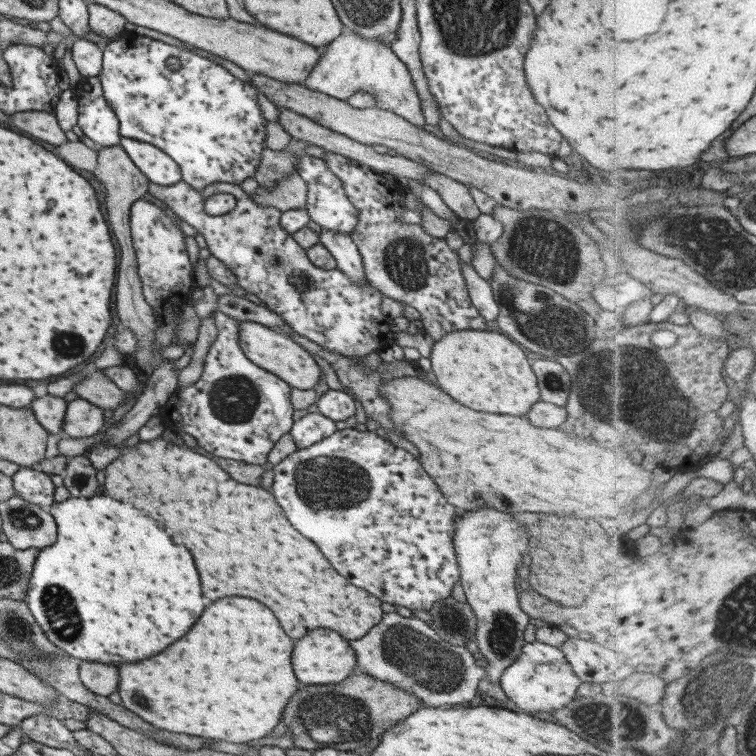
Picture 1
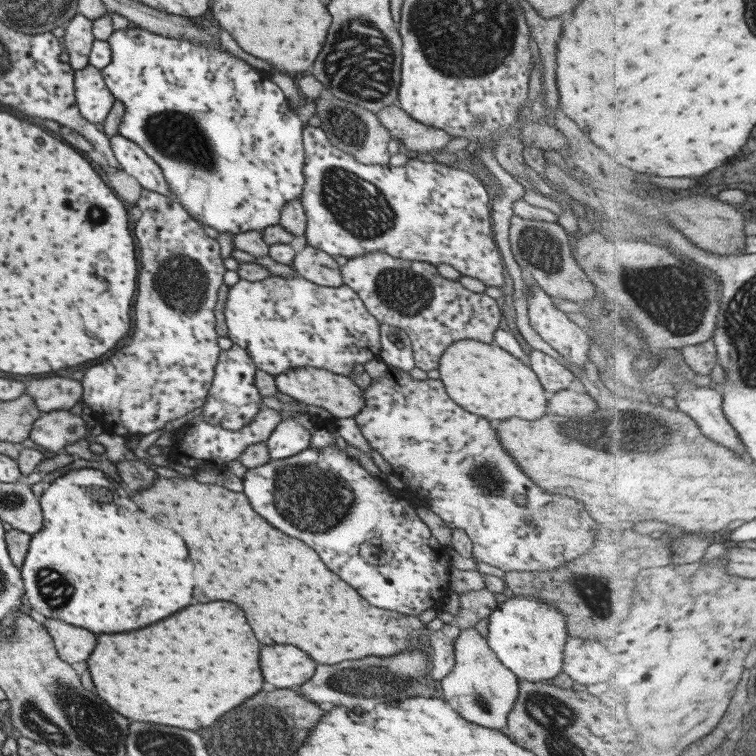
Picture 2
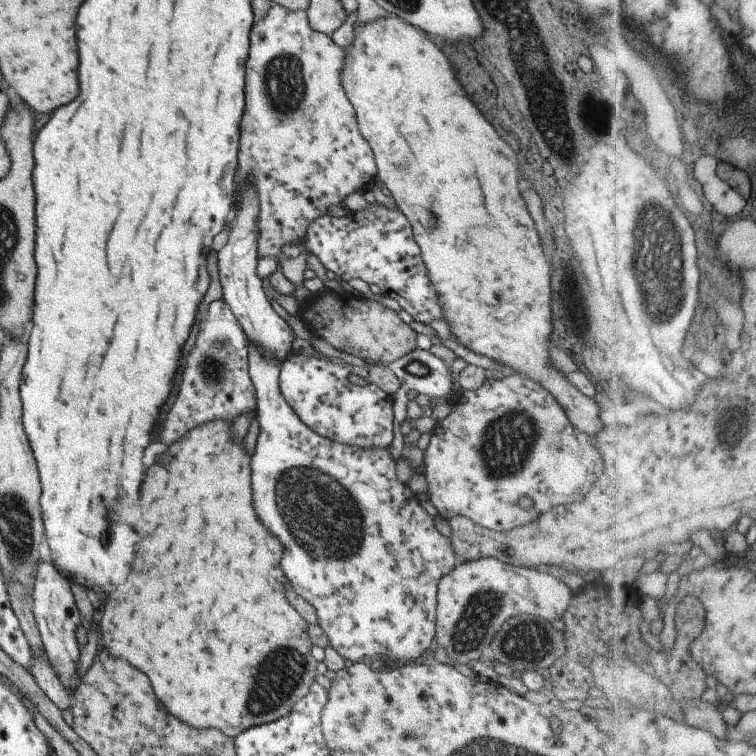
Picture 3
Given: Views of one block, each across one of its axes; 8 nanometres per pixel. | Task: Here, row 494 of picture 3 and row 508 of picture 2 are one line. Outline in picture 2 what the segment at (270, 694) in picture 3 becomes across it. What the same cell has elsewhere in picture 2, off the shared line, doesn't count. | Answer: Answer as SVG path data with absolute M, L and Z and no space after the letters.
M157 476L151 486L131 494L131 502L177 532L187 544L195 588L199 588L199 594L193 592L193 598L203 604L213 600L237 604L245 612L259 644L293 644L319 664L337 664L363 656L393 656L415 647L429 649L431 631L417 617L367 604L351 586L331 574L317 554L301 540L277 532L263 518L259 518L242 492L232 492L227 486L204 484L195 481L193 476L185 477L185 480Z

